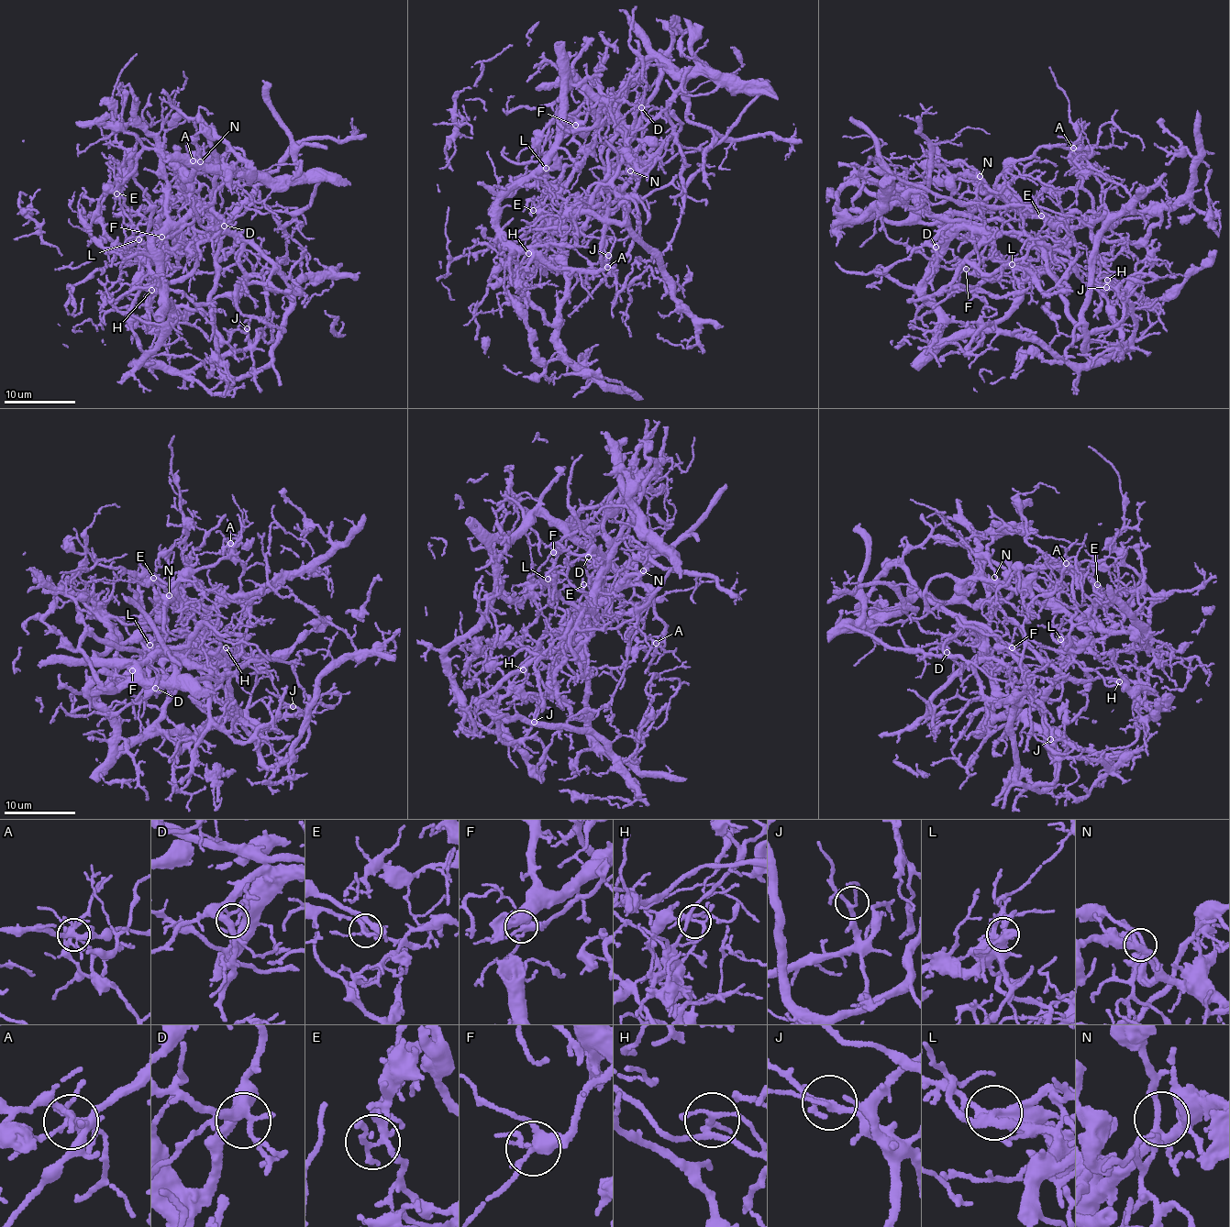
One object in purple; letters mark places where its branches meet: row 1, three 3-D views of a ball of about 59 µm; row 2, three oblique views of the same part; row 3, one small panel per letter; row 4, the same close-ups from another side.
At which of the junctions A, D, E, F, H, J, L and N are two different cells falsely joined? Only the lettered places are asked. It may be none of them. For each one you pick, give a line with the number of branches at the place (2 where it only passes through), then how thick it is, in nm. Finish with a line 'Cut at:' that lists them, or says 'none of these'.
A: 7 | 240 nm
H: 5 | 160 nm
L: 5 | 300 nm
Cut at: A, H, L

